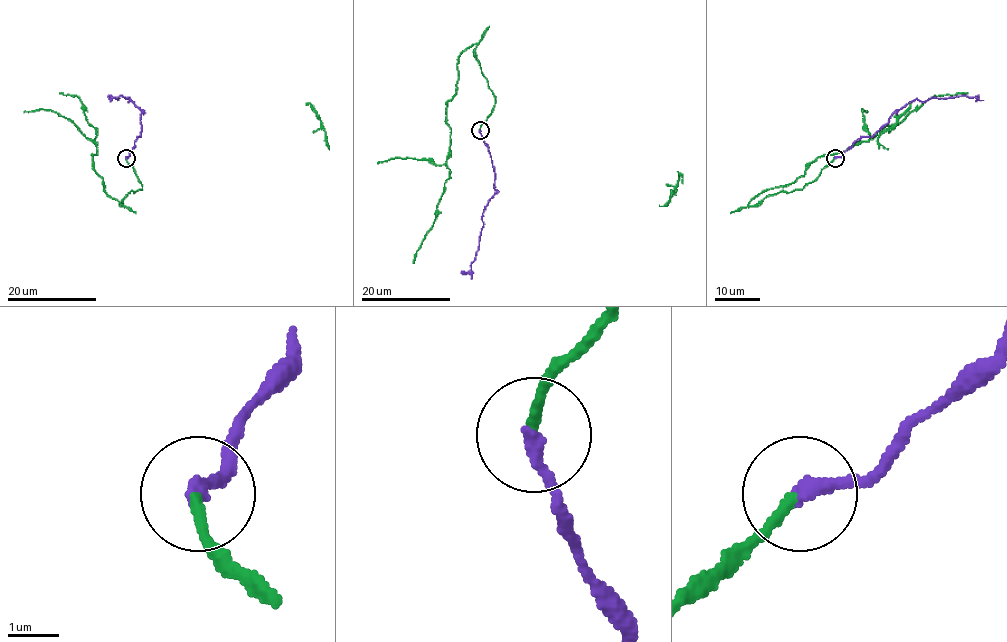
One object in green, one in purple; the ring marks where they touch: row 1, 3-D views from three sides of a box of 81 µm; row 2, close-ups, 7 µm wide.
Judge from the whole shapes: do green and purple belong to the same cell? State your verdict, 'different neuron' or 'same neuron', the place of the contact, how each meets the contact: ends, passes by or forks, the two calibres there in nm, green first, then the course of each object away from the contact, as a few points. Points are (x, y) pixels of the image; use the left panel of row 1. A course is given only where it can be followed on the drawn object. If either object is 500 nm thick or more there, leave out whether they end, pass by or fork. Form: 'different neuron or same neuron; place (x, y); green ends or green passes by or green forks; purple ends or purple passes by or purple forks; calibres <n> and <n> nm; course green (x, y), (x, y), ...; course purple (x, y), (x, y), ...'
same neuron; place (126, 158); green ends; purple ends; calibres 190 and 300 nm; course green (126, 157), (142, 187), (131, 191), (123, 205), (105, 192), (94, 167), (96, 132), (81, 100), (59, 93); course purple (126, 157), (140, 136), (142, 111), (129, 98), (107, 96)

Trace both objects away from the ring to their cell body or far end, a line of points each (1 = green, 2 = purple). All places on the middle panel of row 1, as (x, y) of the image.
1: (480, 130), (496, 99), (474, 44), (459, 57), (456, 92), (446, 106), (450, 176), (413, 263)
2: (480, 130), (491, 158), (496, 194), (483, 212), (475, 259), (466, 273), (461, 271)

